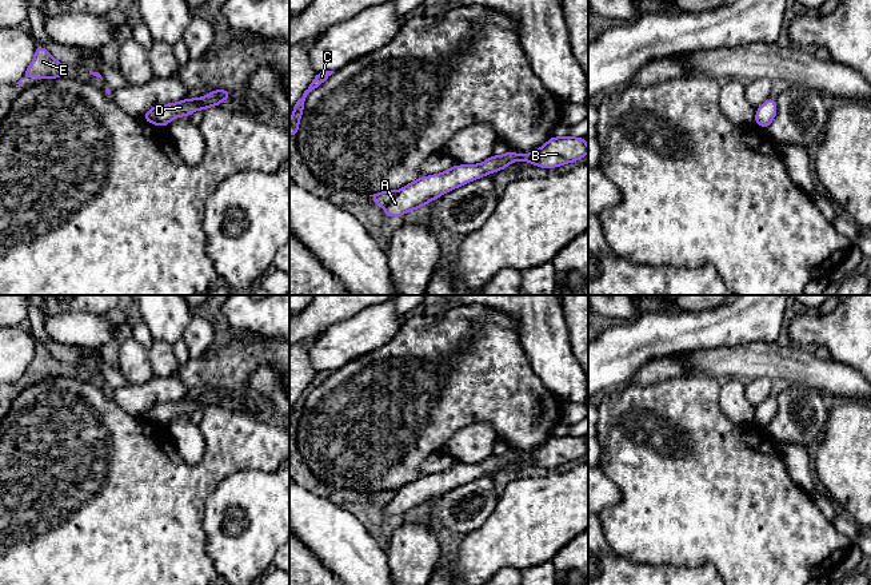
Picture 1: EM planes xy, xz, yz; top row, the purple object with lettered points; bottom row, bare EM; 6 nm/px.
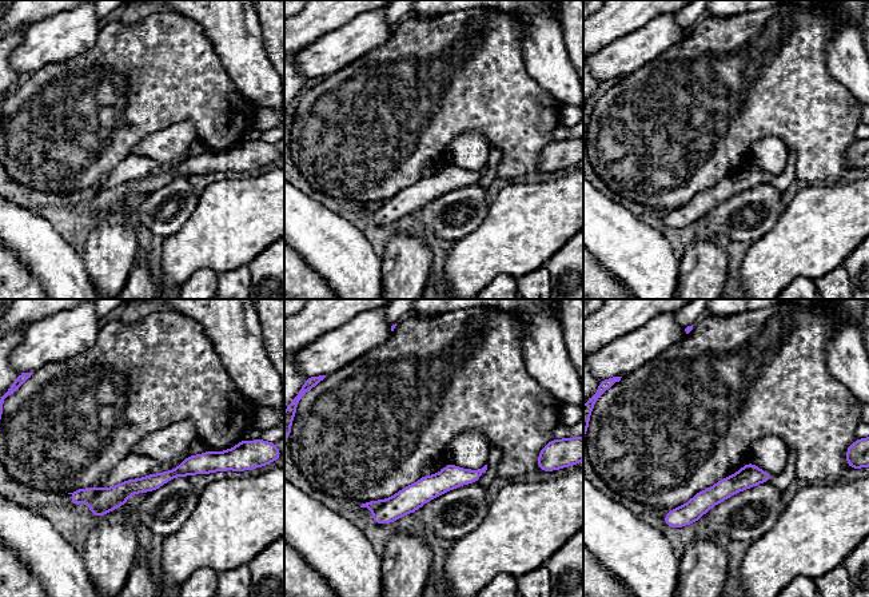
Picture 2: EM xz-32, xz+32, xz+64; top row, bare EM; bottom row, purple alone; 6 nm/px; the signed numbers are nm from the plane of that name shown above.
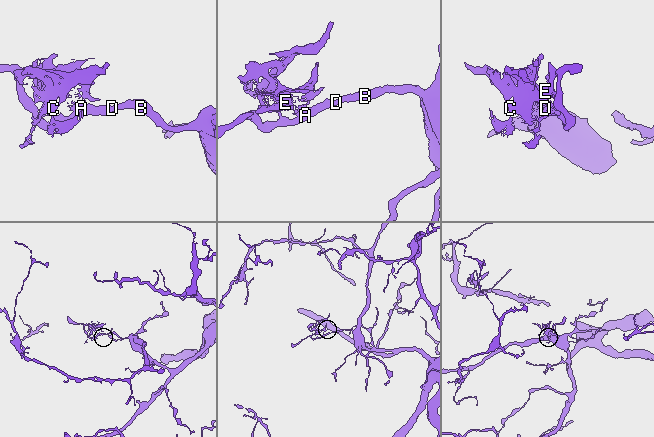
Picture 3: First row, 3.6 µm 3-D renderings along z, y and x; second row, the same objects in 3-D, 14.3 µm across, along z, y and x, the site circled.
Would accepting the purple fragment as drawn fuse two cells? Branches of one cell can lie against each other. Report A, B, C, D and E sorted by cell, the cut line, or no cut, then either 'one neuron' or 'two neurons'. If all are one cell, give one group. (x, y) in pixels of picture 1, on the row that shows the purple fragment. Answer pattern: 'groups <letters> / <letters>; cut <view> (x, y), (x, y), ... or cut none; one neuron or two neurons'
groups A B C D E; cut none; one neuron

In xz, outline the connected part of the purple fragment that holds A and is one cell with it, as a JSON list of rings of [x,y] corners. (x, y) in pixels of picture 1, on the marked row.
[[[552,136],[532,154],[508,151],[500,156],[492,155],[482,164],[454,166],[442,174],[419,178],[399,191],[389,190],[369,195],[375,198],[371,204],[383,206],[385,215],[401,216],[411,210],[421,208],[435,198],[440,198],[443,194],[468,182],[504,170],[516,160],[530,162],[542,168],[554,168],[580,160],[587,154],[588,146],[584,138]]]

